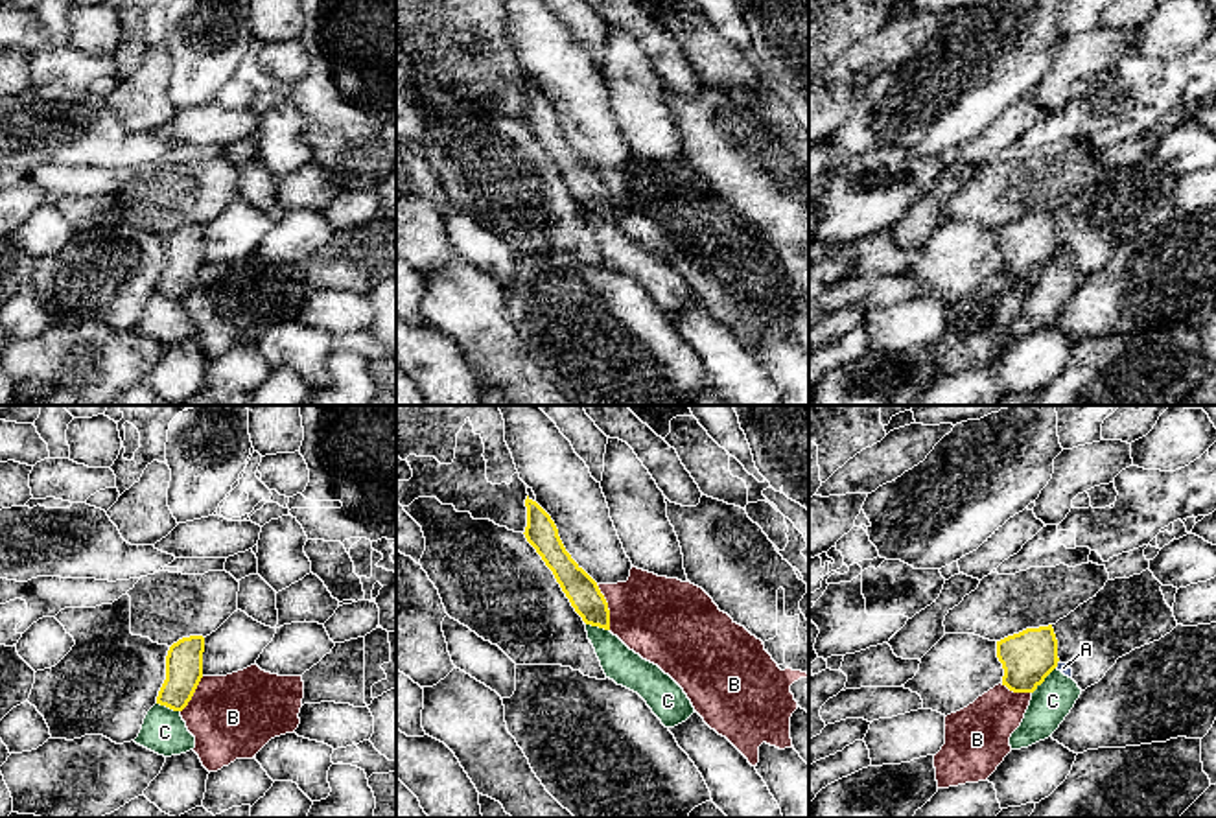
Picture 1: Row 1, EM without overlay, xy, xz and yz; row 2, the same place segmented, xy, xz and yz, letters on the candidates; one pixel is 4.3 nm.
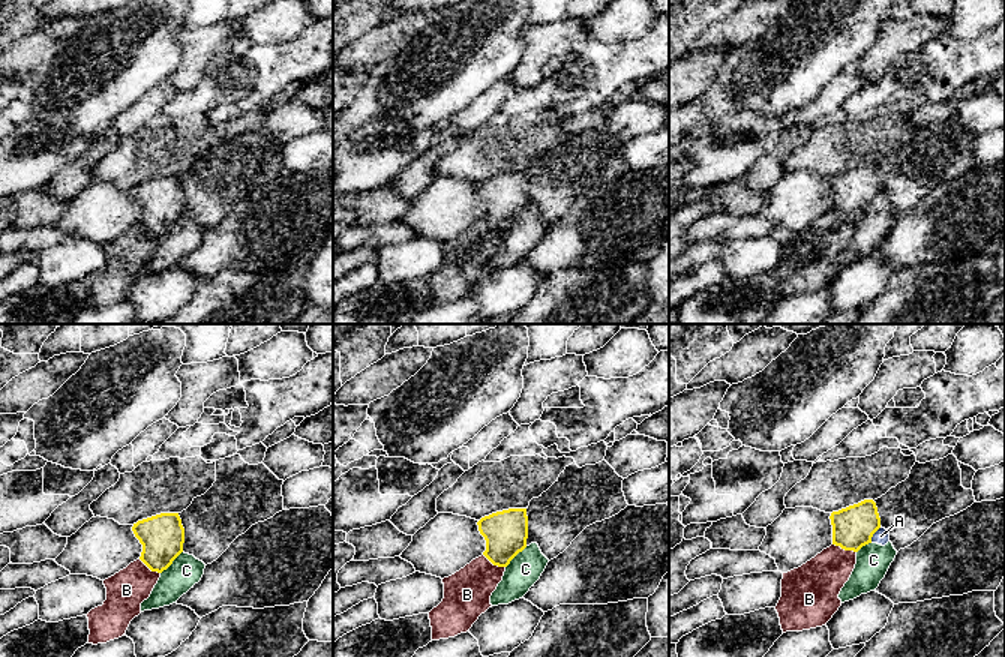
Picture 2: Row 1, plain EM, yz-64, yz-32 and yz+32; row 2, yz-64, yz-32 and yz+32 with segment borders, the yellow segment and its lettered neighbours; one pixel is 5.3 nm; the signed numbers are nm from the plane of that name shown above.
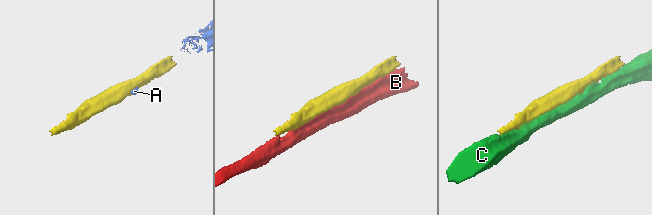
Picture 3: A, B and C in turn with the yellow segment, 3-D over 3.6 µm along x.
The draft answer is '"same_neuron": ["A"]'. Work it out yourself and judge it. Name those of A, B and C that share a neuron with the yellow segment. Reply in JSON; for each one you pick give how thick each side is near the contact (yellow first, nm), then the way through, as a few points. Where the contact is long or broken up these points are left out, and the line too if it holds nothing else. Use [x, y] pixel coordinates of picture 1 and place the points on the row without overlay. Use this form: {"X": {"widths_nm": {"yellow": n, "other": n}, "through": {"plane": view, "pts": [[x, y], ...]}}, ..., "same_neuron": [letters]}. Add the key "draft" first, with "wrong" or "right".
{"draft": "right", "A": {"widths_nm": {"yellow": 220, "other": 50}}, "same_neuron": ["A"]}

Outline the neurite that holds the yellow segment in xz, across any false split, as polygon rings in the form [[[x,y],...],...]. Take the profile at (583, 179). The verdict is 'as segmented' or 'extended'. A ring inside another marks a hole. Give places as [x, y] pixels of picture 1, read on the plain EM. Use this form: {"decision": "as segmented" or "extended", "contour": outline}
{"decision": "as segmented", "contour": [[[529,83],[525,125],[553,158],[562,179],[586,212],[610,217],[610,197],[597,169],[566,138],[551,103]]]}

